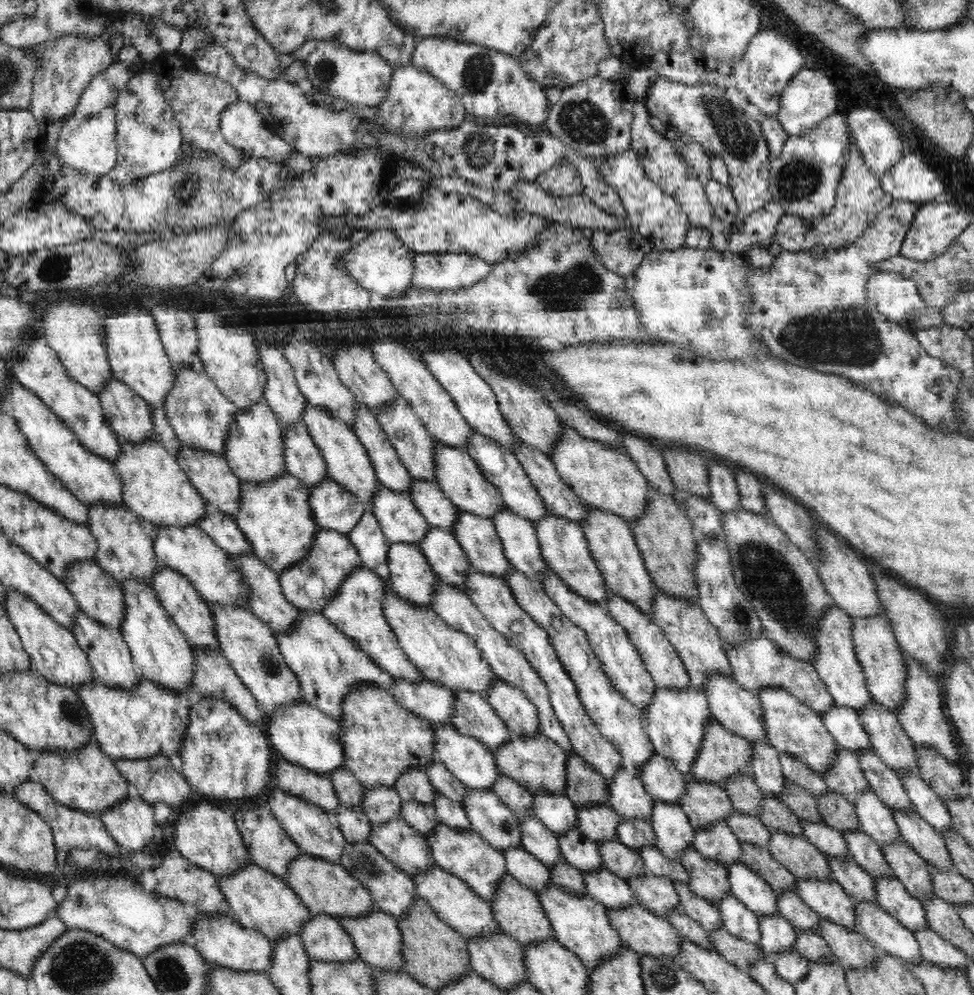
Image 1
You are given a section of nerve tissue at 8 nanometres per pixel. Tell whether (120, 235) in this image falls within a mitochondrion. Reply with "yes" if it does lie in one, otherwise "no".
no

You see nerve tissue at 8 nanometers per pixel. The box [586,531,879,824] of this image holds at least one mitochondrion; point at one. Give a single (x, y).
(764, 572)

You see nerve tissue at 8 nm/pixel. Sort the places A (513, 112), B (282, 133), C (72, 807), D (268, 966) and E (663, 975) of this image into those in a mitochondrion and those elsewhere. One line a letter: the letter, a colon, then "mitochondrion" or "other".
A: other
B: other
C: other
D: other
E: mitochondrion

